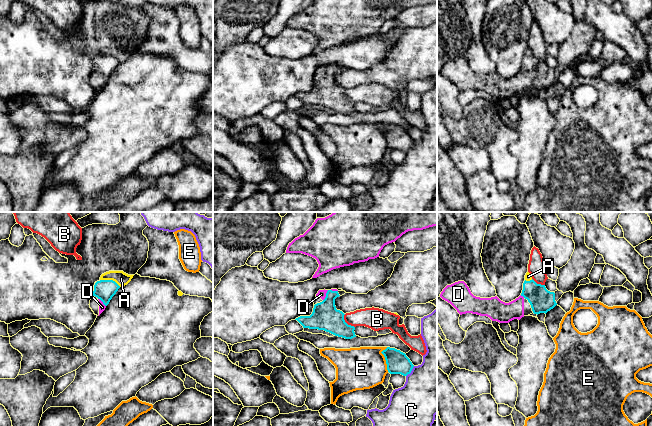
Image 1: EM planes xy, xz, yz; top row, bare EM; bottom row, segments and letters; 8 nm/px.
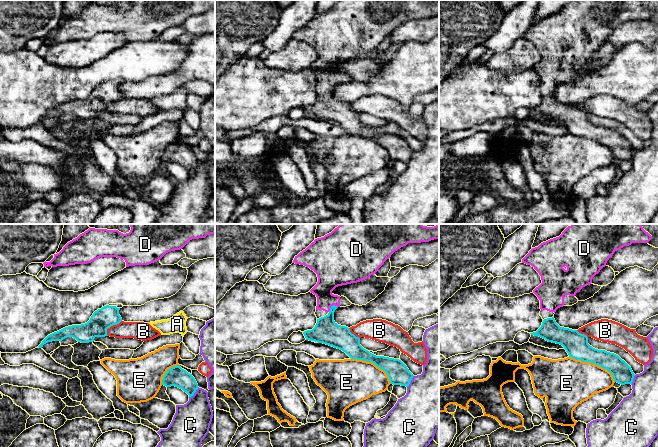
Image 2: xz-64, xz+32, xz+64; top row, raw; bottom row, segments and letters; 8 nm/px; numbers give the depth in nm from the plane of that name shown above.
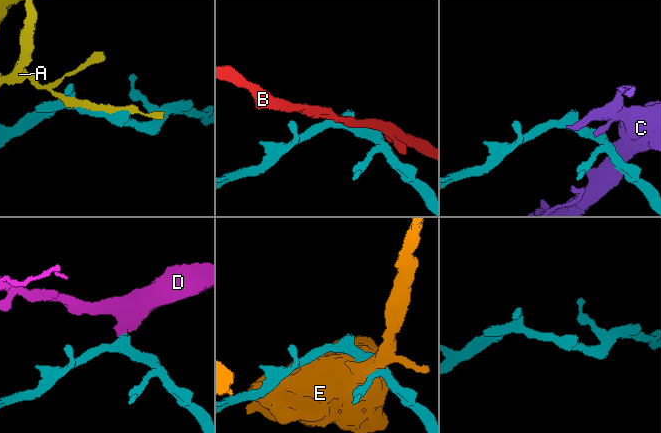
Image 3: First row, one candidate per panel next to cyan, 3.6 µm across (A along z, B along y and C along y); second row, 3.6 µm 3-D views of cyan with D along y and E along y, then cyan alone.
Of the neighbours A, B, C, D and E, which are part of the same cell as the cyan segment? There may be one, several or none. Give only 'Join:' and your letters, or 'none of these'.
Join: D

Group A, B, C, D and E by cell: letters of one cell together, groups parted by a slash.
A / B / C / D / E

